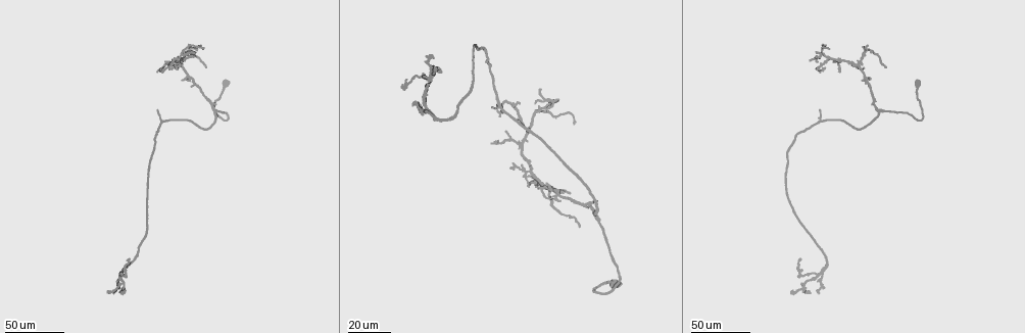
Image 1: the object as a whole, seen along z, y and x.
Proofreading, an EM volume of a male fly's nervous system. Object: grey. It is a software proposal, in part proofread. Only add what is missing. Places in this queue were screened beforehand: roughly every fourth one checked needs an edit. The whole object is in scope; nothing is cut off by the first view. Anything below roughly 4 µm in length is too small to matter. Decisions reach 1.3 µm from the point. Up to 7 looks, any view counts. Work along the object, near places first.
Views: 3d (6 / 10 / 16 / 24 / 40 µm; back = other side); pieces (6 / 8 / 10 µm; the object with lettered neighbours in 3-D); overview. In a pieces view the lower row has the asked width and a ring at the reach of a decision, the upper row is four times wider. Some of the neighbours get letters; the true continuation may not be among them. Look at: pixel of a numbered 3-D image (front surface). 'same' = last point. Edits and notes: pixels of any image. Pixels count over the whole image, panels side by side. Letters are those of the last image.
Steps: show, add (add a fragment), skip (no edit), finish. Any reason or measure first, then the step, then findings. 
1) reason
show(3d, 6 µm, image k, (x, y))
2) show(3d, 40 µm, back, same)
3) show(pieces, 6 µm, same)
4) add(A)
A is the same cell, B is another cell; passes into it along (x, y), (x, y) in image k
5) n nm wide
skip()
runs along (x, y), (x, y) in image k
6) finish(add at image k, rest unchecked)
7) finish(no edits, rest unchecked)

thin end
show(3d, 40 µm, image 1, (504, 132))

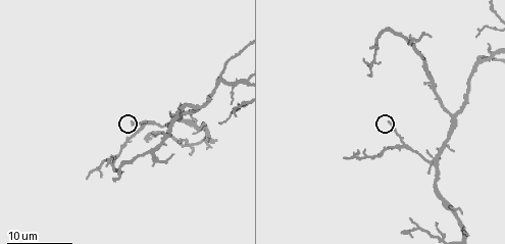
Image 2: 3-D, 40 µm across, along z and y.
show(pieces, 10 µm, image 2, (133, 123))

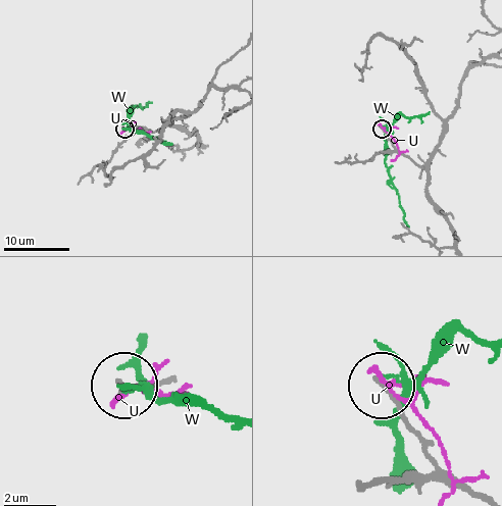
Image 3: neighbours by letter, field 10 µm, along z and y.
skip()
U and W are other cells; runs along (447, 216), (429, 194), (427, 171), (402, 155), (381, 129) in image 3; none of them fits

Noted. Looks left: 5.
thin end
show(3d, 40 µm, image 1, (207, 65))

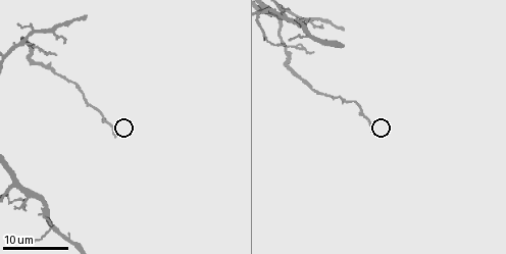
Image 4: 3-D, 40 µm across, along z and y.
see the neighbours
show(pieces, 10 µm, image 4, (114, 136))

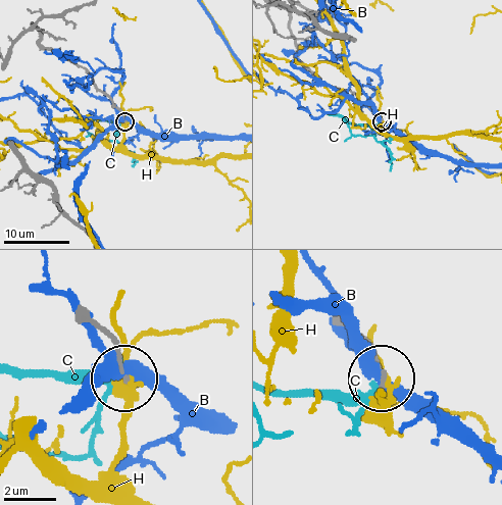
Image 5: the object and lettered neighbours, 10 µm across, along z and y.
skip()
B, C and H are other cells; runs along (86, 318), (110, 342), (123, 372) in image 5; no lettered fragment goes on from it

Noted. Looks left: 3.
thin end
show(3d, 24 µm, image 1, (158, 111))

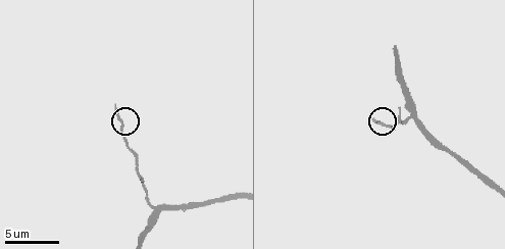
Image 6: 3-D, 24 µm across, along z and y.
show(pieces, 6 µm, image 6, (114, 107))

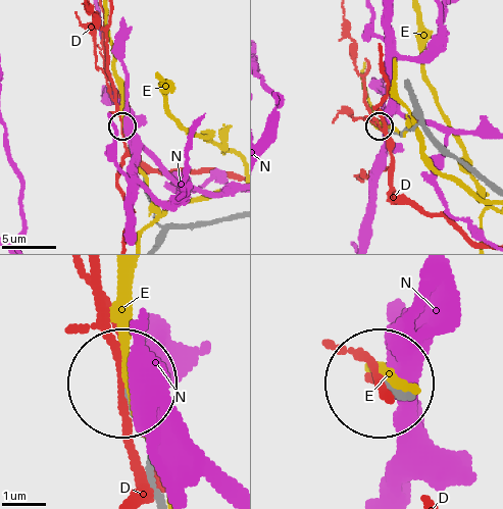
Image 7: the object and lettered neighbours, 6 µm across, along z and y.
skip()
D, E and N are other cells; runs along (222, 218), (180, 226), (160, 223), (122, 125) in image 7; no lettered fragment goes on from it

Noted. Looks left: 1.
finish(no edits, rest unchecked)

